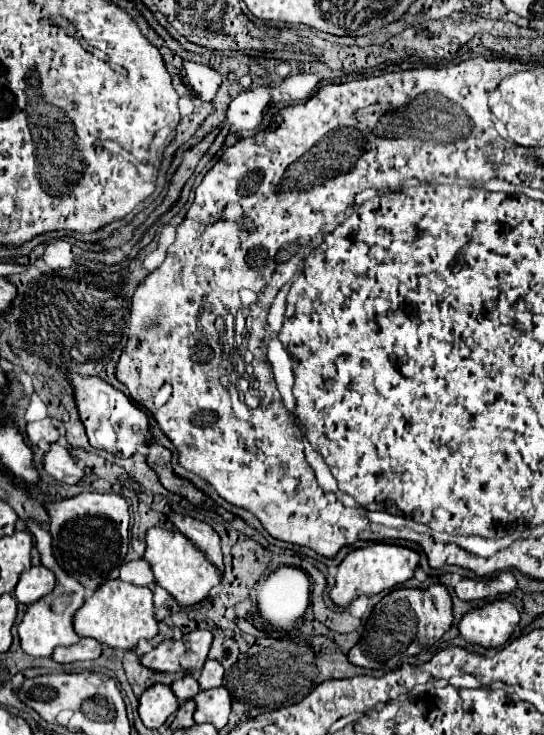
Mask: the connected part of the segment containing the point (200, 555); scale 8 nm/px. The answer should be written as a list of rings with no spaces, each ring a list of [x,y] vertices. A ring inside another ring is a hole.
[[[150,528],[146,532],[144,558],[150,562],[156,582],[162,588],[166,588],[182,606],[202,602],[208,596],[208,592],[222,580],[220,570],[214,564],[208,564],[208,560],[204,560],[204,552],[200,552],[200,548],[194,548],[194,544],[178,530]]]

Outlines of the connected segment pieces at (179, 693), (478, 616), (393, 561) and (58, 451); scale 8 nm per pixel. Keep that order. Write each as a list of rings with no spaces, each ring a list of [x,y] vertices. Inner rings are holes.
[[[186,674],[182,678],[178,678],[172,686],[172,692],[176,694],[176,698],[182,702],[182,700],[188,700],[192,696],[196,696],[200,692],[200,686],[198,686],[198,680],[192,676],[192,674]]]
[[[496,598],[466,612],[458,624],[458,630],[466,642],[494,648],[512,636],[518,622],[520,616],[516,606],[508,600]]]
[[[378,542],[378,544],[366,546],[366,548],[356,548],[356,550],[348,552],[346,558],[340,562],[338,574],[336,574],[336,586],[332,588],[330,598],[338,606],[346,606],[362,594],[372,596],[372,594],[378,594],[386,588],[402,584],[414,576],[418,560],[420,560],[420,554],[416,550],[406,548],[406,546],[398,546],[398,544]]]
[[[56,442],[44,454],[42,464],[44,464],[46,474],[50,474],[54,480],[64,482],[64,484],[76,484],[84,476],[84,470],[80,468],[80,464],[74,462],[70,452]]]

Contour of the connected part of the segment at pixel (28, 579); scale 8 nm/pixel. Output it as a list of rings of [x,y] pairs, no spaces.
[[[32,566],[30,570],[22,572],[18,584],[16,584],[16,590],[14,590],[14,596],[20,604],[34,604],[38,602],[42,596],[46,596],[48,592],[52,592],[56,580],[54,580],[54,574],[46,568],[46,566]]]

